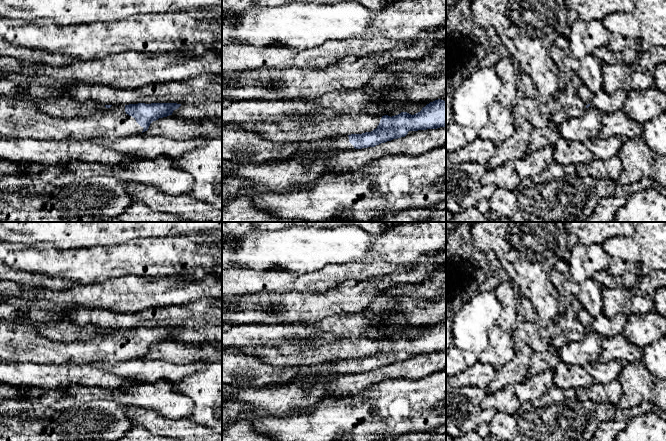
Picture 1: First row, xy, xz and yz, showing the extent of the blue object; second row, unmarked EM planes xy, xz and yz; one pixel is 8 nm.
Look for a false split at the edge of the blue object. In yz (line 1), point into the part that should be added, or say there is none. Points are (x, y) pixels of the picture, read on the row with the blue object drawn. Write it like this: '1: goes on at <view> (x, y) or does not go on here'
1: goes on at yz (588, 125)

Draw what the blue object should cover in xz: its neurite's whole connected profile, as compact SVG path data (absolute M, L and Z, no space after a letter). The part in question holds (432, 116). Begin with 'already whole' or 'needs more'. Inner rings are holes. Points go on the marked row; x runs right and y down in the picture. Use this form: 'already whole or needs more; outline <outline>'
needs more; outline M438 99L430 102L414 115L401 112L395 116L382 116L379 125L371 132L336 135L314 141L281 142L261 137L257 132L237 127L222 127L222 159L231 160L237 164L266 164L275 160L289 159L294 155L316 152L346 151L349 149L362 149L375 147L381 143L405 137L409 131L437 129L446 127L446 101Z

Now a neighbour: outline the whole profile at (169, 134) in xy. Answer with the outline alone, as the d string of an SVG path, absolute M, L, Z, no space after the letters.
M163 117L156 121L153 121L148 130L143 132L145 135L149 136L164 136L171 139L191 139L191 138L221 138L222 139L222 127L218 126L214 122L209 121L191 121L184 118L176 117Z

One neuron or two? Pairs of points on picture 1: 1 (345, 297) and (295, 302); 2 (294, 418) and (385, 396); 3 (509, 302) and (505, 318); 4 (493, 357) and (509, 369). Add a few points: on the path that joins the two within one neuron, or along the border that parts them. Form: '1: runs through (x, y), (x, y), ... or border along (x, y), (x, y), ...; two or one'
1: runs through (333, 302), (307, 302); one
2: runs through (317, 418), (362, 417); one
3: runs through (509, 306), (509, 314); one
4: border along (511, 360), (496, 369); two

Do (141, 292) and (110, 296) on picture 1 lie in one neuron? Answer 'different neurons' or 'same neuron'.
same neuron

